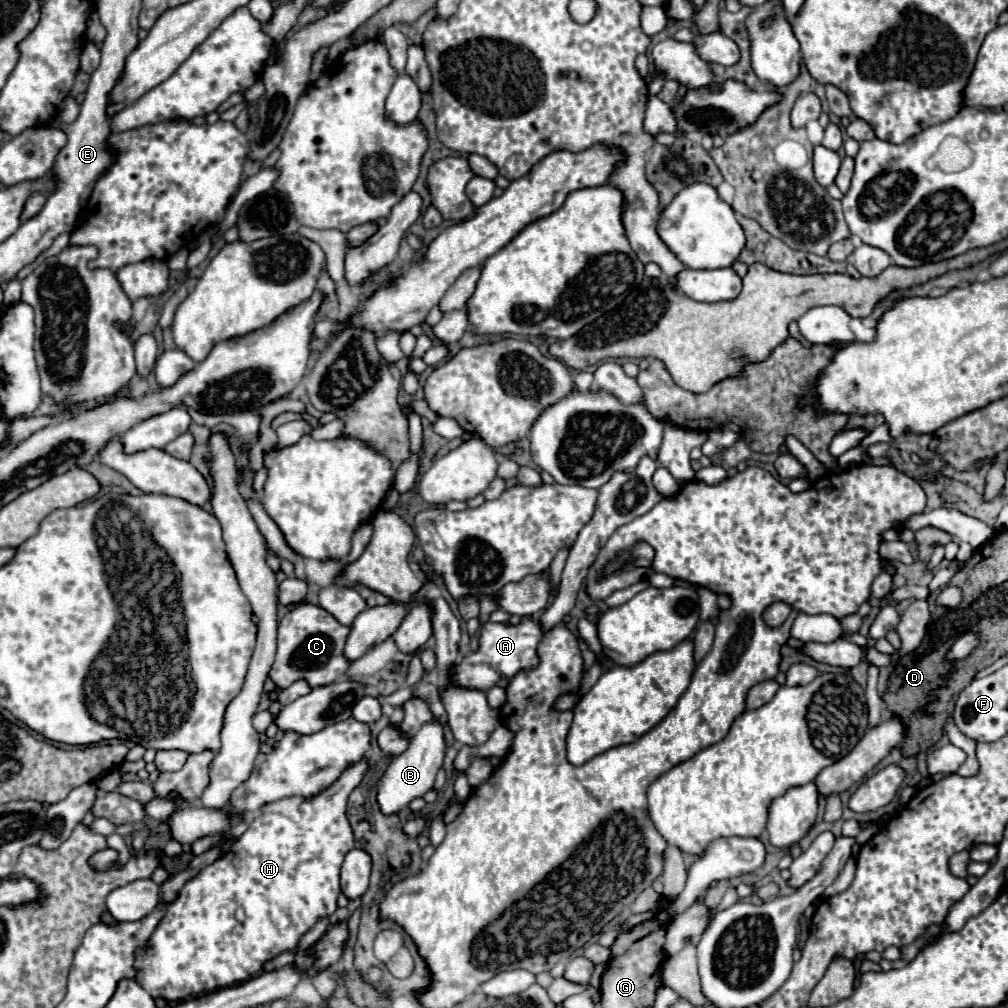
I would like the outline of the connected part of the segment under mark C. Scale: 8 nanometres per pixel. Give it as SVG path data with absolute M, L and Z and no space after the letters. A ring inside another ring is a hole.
M298 604L278 622L278 650L270 668L270 678L278 688L288 688L296 680L306 680L310 688L332 684L340 678L350 662L344 658L342 648L350 634L348 626L342 626L332 614L316 604Z

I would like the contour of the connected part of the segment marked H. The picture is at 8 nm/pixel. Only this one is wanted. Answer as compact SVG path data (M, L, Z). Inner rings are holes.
M360 760L360 762L352 764L330 788L326 788L326 790L320 792L318 796L306 800L306 802L300 806L300 818L296 818L296 820L292 820L292 818L288 818L288 816L282 816L282 814L274 814L274 812L262 812L260 816L256 816L256 818L250 822L248 830L238 838L238 842L236 842L220 860L216 860L214 864L210 864L208 868L204 868L196 878L192 878L192 880L188 880L188 882L184 884L184 888L180 890L178 898L176 898L176 900L172 902L172 906L166 910L166 916L162 918L162 922L160 922L158 928L156 928L156 932L152 934L152 940L150 940L148 948L138 952L138 958L136 958L136 968L138 968L136 982L138 982L146 992L150 992L154 998L162 996L162 998L166 998L166 1000L184 1000L184 998L188 998L188 996L196 996L196 994L202 994L202 992L212 992L212 990L216 990L216 988L234 986L234 984L238 984L238 982L244 982L244 980L252 978L256 972L260 972L266 960L278 956L278 954L284 952L284 950L292 950L292 948L298 944L298 940L302 938L302 934L304 934L312 924L316 924L318 918L322 918L322 916L332 916L334 910L338 908L338 906L336 906L336 898L338 898L338 894L340 894L340 866L342 866L342 862L344 862L346 852L350 852L350 850L354 848L354 834L352 834L350 822L348 822L348 818L346 818L346 800L348 800L350 792L362 782L362 778L364 778L366 772L368 772L368 762L366 762L366 760ZM238 906L242 906L244 912L246 912L244 922L238 922L236 916L234 916Z

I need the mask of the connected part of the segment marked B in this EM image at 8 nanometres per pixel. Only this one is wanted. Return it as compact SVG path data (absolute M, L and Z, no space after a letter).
M438 718L424 724L418 734L410 740L410 746L406 752L402 752L394 762L388 766L386 774L378 782L378 804L384 814L396 814L402 806L410 804L410 800L424 796L432 786L436 772L442 768L446 754L446 740L444 740L444 728Z

